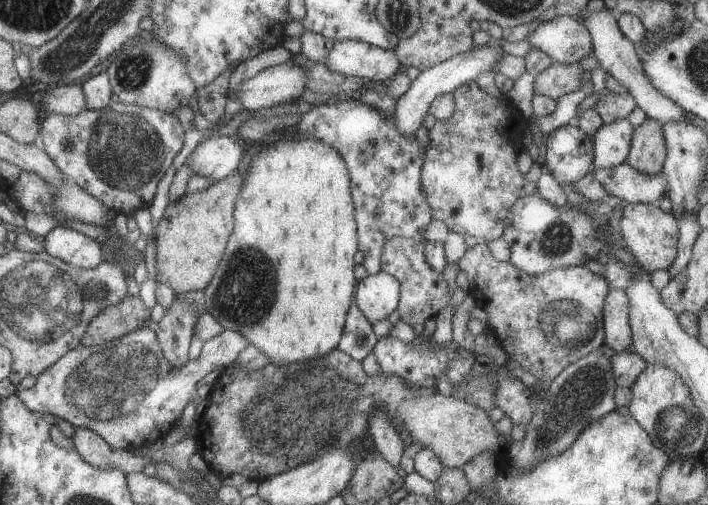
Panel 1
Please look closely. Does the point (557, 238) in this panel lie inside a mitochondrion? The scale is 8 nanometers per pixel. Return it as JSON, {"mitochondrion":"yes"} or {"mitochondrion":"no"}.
{"mitochondrion":"yes"}

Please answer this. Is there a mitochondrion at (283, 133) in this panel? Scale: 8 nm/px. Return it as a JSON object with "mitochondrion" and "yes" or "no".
{"mitochondrion":"no"}

